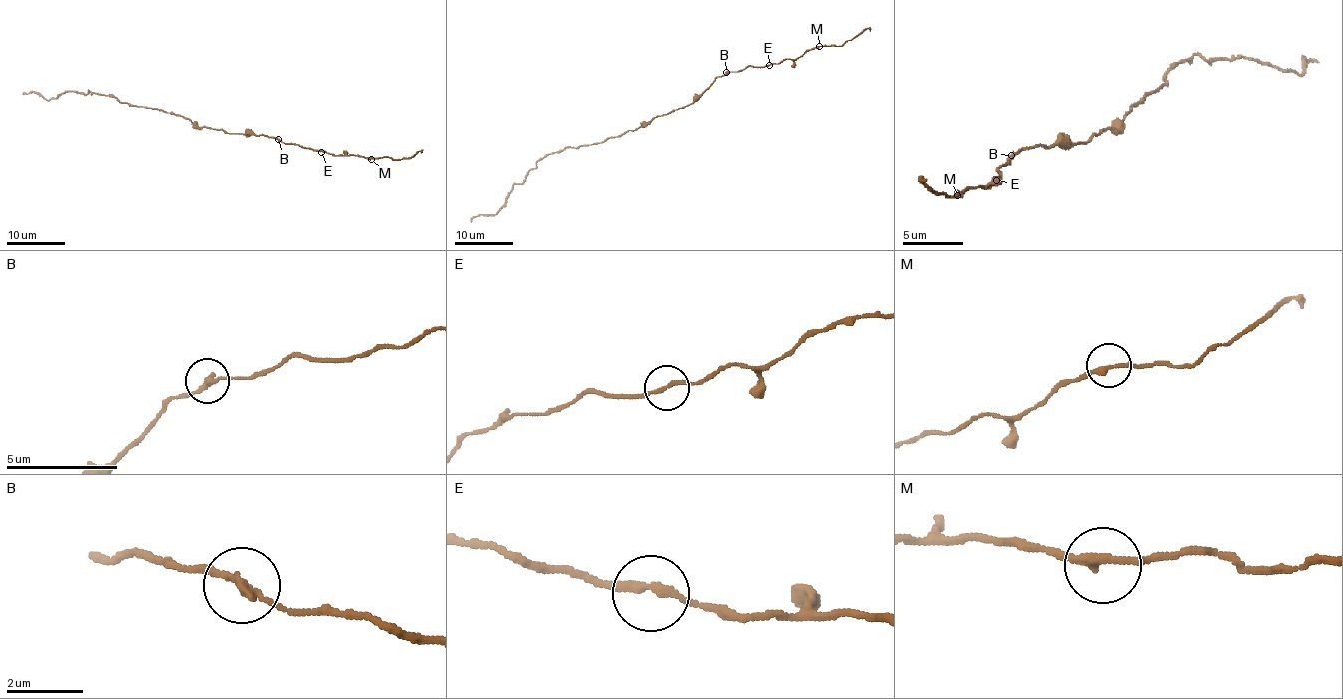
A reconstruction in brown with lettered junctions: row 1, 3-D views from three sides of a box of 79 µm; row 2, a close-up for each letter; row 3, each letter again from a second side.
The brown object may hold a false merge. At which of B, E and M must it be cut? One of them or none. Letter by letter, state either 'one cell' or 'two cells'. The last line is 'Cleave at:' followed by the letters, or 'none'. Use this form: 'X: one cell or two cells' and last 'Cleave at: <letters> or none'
B: one cell
E: one cell
M: one cell
Cleave at: none

